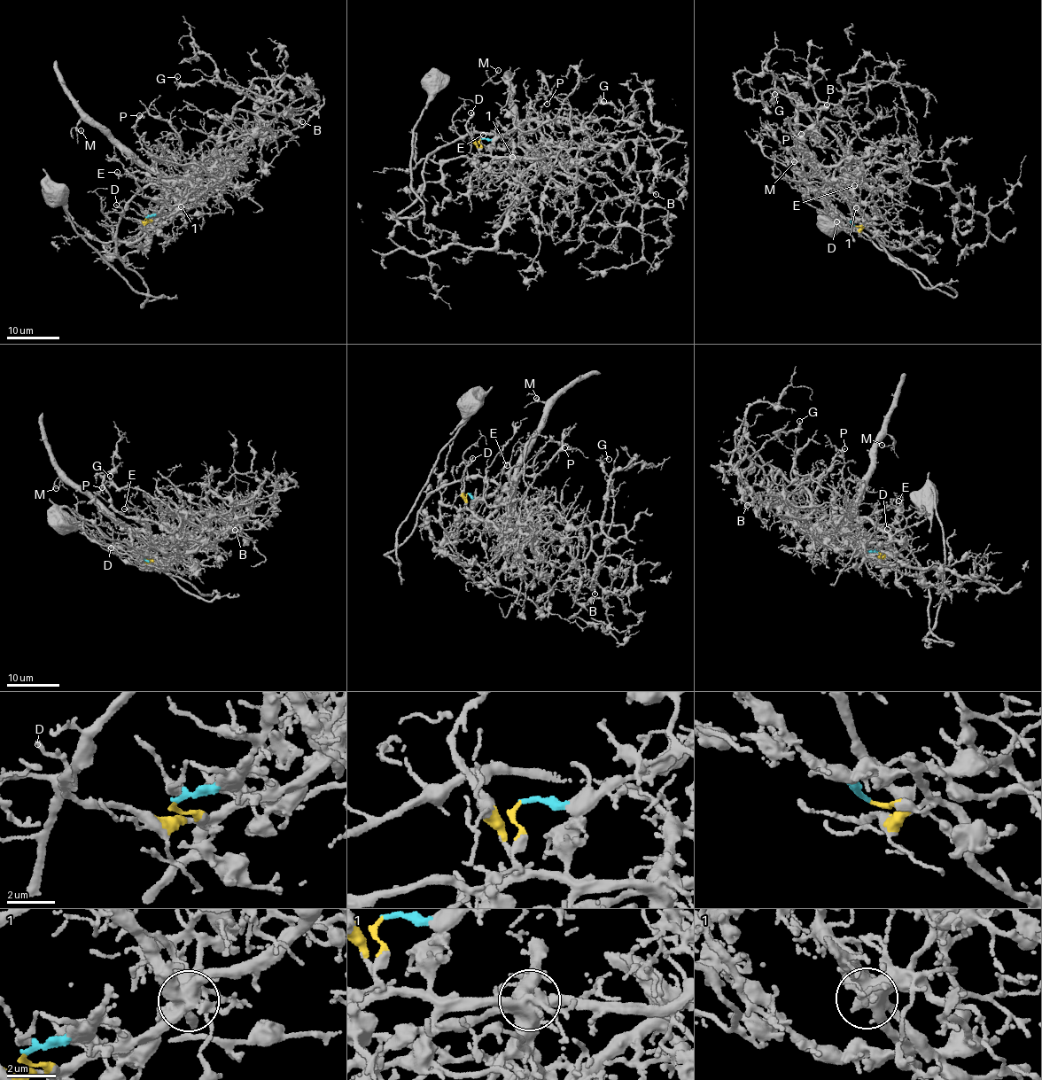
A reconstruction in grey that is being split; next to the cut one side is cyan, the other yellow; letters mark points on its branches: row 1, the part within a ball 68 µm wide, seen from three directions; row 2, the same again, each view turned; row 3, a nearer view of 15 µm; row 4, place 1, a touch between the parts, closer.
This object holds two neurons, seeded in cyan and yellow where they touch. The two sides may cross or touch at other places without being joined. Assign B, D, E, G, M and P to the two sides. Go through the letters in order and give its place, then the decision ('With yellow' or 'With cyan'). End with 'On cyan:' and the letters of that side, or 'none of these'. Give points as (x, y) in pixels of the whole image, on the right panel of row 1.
B: Place: (827, 104). With yellow
D: Place: (836, 221). With yellow
E: Place: (854, 185). With cyan
G: Place: (774, 94). With yellow
M: Place: (794, 161). With cyan
P: Place: (801, 134). With cyan
On cyan: E, M, P

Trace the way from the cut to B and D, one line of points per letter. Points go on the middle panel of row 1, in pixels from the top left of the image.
B: (481, 138), (482, 153), (556, 153), (566, 167), (645, 137), (660, 156), (657, 194)
D: (481, 138), (477, 143), (467, 128), (471, 112)

